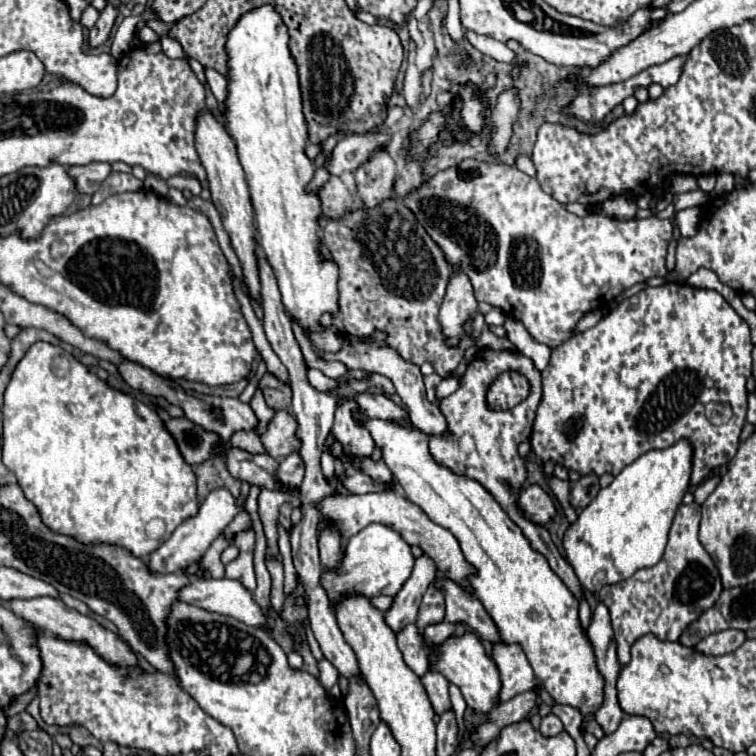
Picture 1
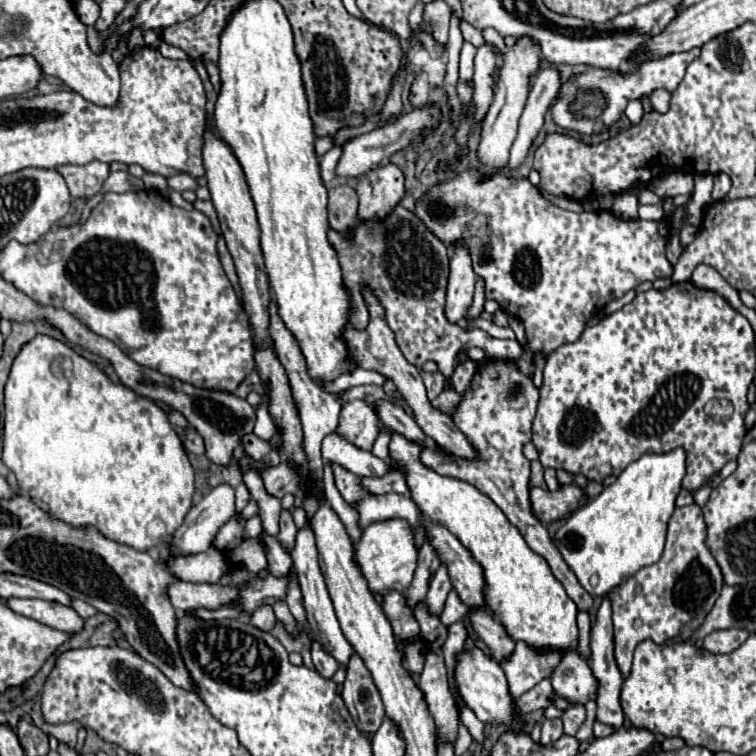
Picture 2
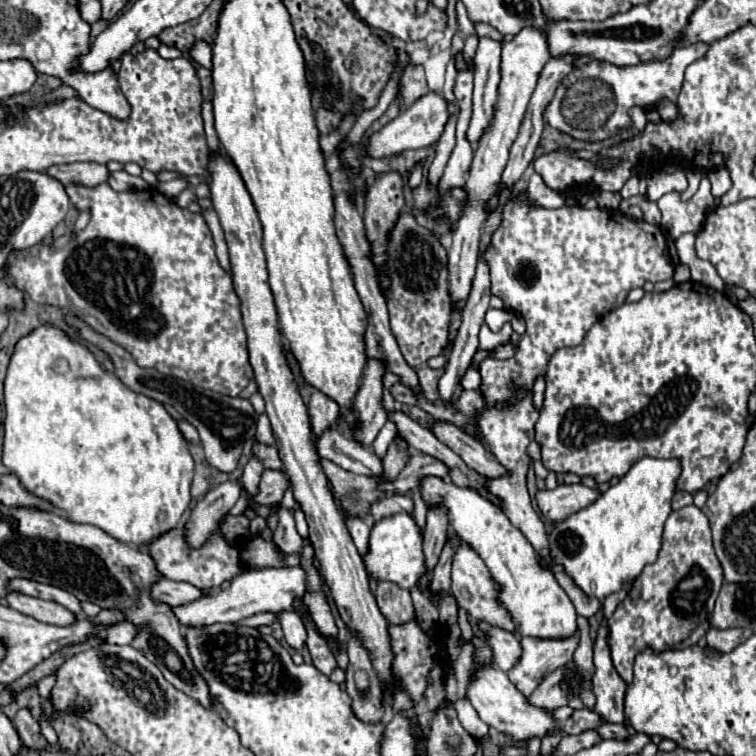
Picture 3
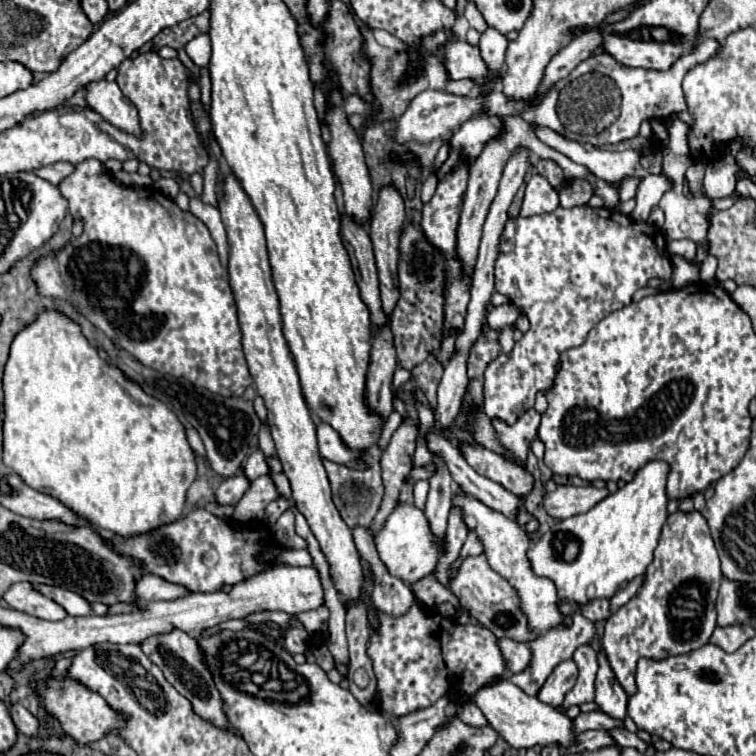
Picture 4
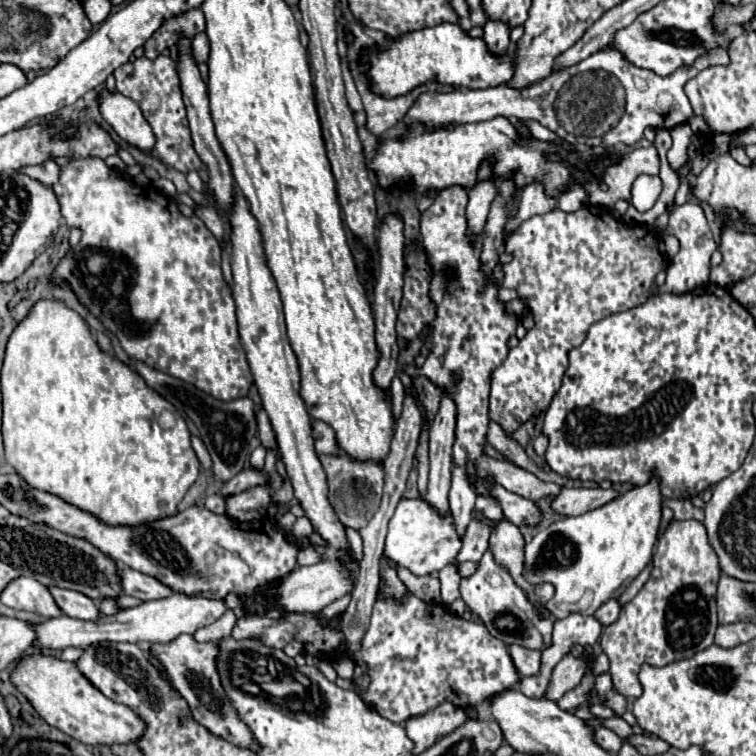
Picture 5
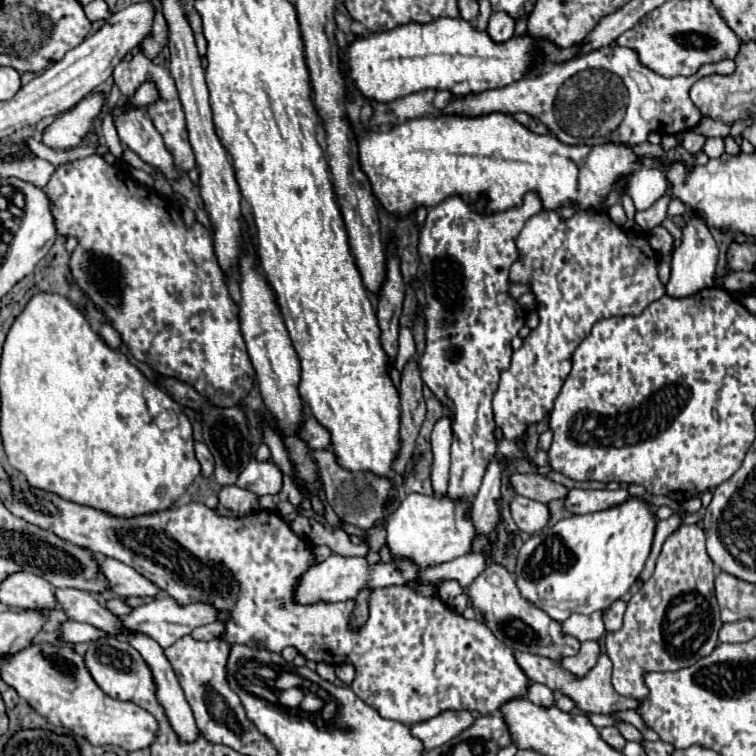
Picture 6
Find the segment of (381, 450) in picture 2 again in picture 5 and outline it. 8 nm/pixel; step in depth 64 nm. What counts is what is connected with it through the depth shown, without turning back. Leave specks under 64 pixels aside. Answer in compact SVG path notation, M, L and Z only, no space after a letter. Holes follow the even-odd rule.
M399 378L392 380L390 391L392 396L392 412L395 421L397 421L401 415L402 403L405 396L405 389Z

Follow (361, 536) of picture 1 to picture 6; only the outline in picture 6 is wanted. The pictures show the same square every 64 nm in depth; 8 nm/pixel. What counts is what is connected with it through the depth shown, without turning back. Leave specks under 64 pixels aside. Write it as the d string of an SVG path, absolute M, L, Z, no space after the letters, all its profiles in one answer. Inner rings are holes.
M408 494L396 512L390 514L386 528L390 554L394 558L410 558L410 562L414 562L420 570L464 556L476 538L468 506L464 502L452 502L448 496L432 498L422 494Z

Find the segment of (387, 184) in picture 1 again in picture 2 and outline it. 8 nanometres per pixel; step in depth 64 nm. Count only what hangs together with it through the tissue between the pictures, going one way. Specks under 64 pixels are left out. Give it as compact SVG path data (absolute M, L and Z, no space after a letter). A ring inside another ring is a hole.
M392 162L380 164L356 176L356 194L360 218L384 218L404 196L404 174Z

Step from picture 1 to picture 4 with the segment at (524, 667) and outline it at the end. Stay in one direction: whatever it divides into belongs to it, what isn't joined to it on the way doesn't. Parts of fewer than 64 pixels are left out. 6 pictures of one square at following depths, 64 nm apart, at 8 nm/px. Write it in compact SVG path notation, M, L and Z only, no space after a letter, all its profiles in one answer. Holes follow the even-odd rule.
M574 614L574 620L572 620L572 626L558 626L546 634L540 634L534 642L528 642L530 646L530 652L532 652L532 658L530 658L530 666L526 666L526 670L522 670L522 674L512 674L510 676L510 682L514 682L520 690L524 690L526 694L530 696L536 696L538 690L542 688L542 684L546 682L546 678L550 676L550 672L564 660L570 660L574 650L582 644L588 644L594 636L594 624L590 620L586 620L582 614Z

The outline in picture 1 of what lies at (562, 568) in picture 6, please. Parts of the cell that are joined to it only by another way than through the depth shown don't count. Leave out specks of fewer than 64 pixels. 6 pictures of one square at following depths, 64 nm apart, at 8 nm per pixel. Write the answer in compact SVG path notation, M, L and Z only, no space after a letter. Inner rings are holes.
M682 438L664 450L642 454L598 492L564 536L568 562L584 588L598 592L604 584L626 580L636 570L650 568L662 558L672 518L690 486L690 474L692 446ZM600 570L604 572L602 580L596 578Z

